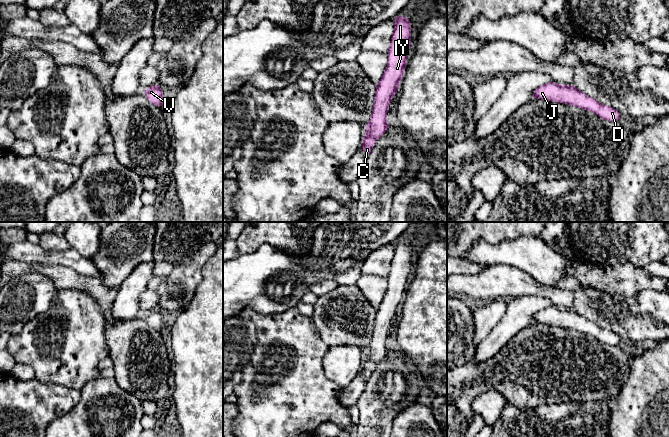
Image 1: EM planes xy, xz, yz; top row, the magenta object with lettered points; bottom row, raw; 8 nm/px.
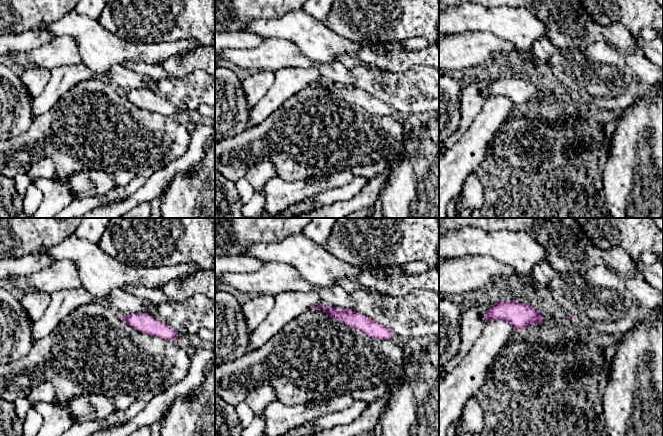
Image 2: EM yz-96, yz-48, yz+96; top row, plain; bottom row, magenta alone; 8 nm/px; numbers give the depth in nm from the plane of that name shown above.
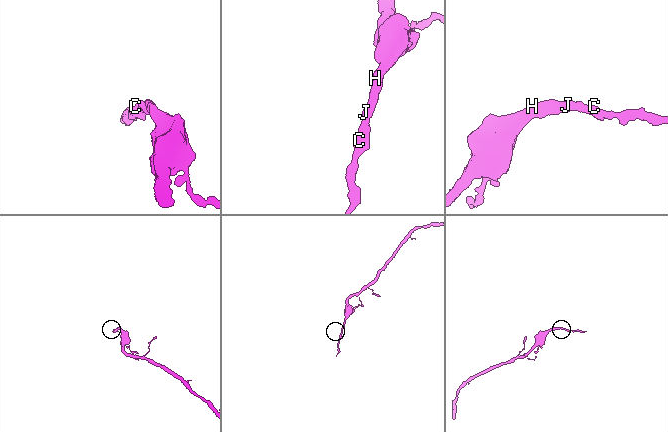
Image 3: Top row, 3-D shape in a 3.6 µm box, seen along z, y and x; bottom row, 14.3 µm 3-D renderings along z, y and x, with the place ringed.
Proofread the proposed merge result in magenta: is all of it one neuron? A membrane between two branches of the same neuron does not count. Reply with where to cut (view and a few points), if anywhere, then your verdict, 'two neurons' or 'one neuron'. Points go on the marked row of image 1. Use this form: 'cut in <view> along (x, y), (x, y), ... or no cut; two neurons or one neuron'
no cut; one neuron

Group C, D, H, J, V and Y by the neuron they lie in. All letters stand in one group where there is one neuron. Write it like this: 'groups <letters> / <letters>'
groups C D H J V Y

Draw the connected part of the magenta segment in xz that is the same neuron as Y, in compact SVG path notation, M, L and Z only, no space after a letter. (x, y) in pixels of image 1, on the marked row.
M398 15L394 22L395 30L388 51L388 65L376 86L372 117L366 126L366 136L362 141L365 157L369 156L376 140L390 128L386 121L386 115L392 97L398 92L407 64L411 44L411 23L408 17L401 15Z

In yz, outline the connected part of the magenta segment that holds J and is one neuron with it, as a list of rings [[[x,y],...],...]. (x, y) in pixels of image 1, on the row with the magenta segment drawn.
[[[554,81],[538,87],[531,99],[570,104],[591,112],[607,121],[619,121],[621,114],[613,107],[603,105],[594,98],[587,96],[574,85],[559,85]]]

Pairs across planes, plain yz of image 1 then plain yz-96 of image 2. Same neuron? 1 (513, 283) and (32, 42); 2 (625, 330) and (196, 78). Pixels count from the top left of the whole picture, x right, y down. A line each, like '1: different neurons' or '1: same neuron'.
1: different neurons
2: same neuron

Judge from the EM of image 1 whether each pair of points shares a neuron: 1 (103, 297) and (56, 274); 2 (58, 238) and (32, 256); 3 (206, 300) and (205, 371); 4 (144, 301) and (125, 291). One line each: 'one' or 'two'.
1: one
2: two
3: one
4: two

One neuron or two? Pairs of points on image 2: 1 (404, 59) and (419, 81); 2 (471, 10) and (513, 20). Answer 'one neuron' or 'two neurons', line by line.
1: two neurons
2: one neuron

